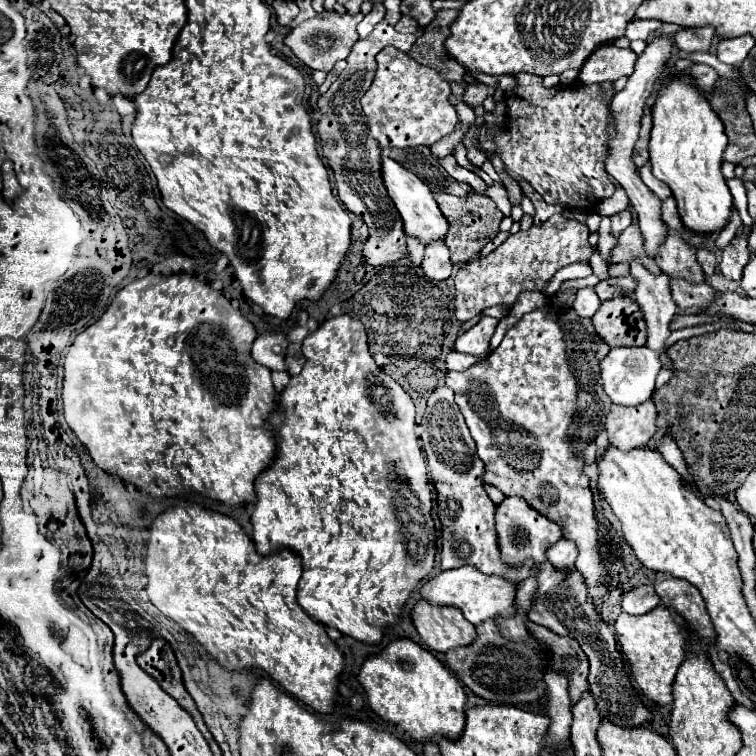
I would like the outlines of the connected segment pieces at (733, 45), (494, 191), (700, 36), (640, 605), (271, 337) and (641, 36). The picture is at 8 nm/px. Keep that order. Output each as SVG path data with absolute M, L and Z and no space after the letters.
M741 36L741 38L731 38L731 40L721 40L717 44L717 58L729 66L741 66L749 50L755 46L755 40L751 36Z
M493 184L489 190L487 190L487 196L495 202L495 206L501 210L501 214L503 216L511 216L511 202L509 202L509 198L507 198L507 190L503 188L503 186L499 186L499 184Z
M709 26L683 28L675 34L675 44L683 52L705 52L711 48L713 34L715 34L715 30L711 30Z
M653 584L637 586L623 596L623 612L627 612L627 614L647 614L655 606L659 606L659 602L661 600L659 600Z
M261 334L253 342L253 360L263 364L269 370L287 370L285 366L285 354L287 354L289 342L283 334Z
M631 20L627 26L627 38L629 40L649 40L651 32L661 26L659 20Z

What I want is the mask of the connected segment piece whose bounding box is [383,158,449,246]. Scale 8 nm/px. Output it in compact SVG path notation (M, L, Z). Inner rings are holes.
M383 158L383 182L387 186L387 192L391 196L391 200L395 202L401 218L403 218L403 230L407 236L417 238L419 242L423 242L425 246L437 240L443 240L447 236L449 224L445 220L445 216L441 214L433 194L429 192L427 184L423 184L413 172L405 170L401 164L397 164L391 158Z

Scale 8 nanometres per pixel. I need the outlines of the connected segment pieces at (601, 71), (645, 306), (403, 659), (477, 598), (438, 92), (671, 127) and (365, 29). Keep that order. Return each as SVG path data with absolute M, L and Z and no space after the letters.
M613 44L599 46L583 64L579 80L583 84L615 82L621 76L629 76L635 68L637 54L631 48L615 48Z
M637 262L631 264L631 276L637 278L635 302L639 304L649 328L647 346L661 354L663 364L671 366L671 360L663 348L667 336L671 334L669 322L677 314L677 304L671 300L669 277L666 275L666 280L659 280L659 276L653 276Z
M401 638L391 642L381 654L371 656L365 660L357 680L367 692L371 710L385 722L393 722L395 726L401 726L415 742L427 742L437 738L449 738L457 740L465 728L465 690L461 688L459 680L449 672L447 666L443 666L429 650L421 648L409 638Z
M471 566L445 570L439 576L425 580L421 588L421 596L439 606L457 606L463 612L463 616L475 626L489 618L513 618L517 612L515 584L499 576L485 576Z
M387 46L377 54L377 74L373 78L371 88L363 94L361 106L363 106L363 114L369 120L371 136L379 142L379 146L383 150L387 150L387 148L433 146L437 140L447 136L457 124L457 112L449 104L449 94L451 94L451 88L441 78L441 74L437 70L421 66L409 54L405 54L405 52L401 52L401 50L393 48L393 46Z
M669 78L655 98L653 106L653 132L649 140L649 162L651 162L651 172L657 180L667 184L671 188L671 194L675 196L679 218L683 226L689 232L701 232L701 234L715 234L725 228L729 222L731 210L733 210L733 196L729 192L729 186L721 174L721 162L723 162L723 152L727 148L727 136L723 132L723 126L719 124L719 116L711 112L711 106L707 104L705 96L691 84L687 78Z
M375 2L375 4L373 4L373 10L371 10L371 12L359 22L359 26L357 26L359 36L363 38L363 36L371 34L371 30L375 28L375 24L379 24L379 20L383 20L383 16L385 16L385 6L383 6L381 2Z

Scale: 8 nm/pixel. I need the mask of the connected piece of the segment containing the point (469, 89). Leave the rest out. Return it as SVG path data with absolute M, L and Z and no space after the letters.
M469 82L465 86L465 94L463 94L463 100L469 104L469 106L479 106L483 104L483 100L487 96L491 96L495 92L495 88L487 86L487 84L479 84L479 82Z

